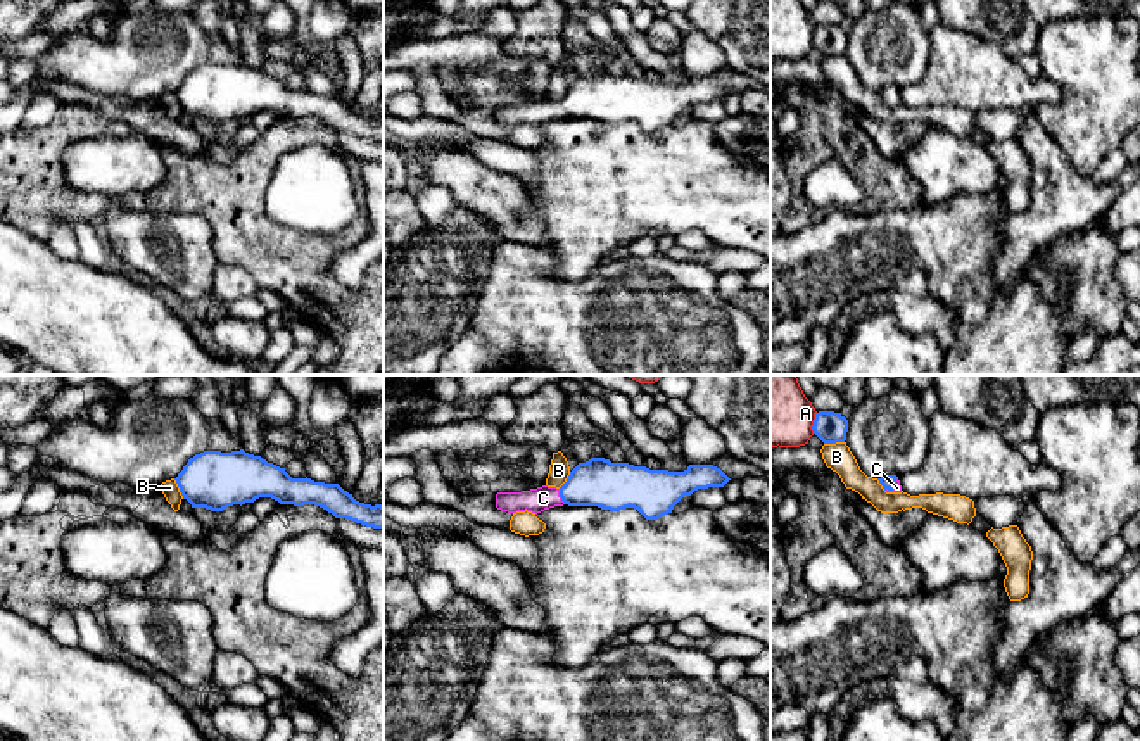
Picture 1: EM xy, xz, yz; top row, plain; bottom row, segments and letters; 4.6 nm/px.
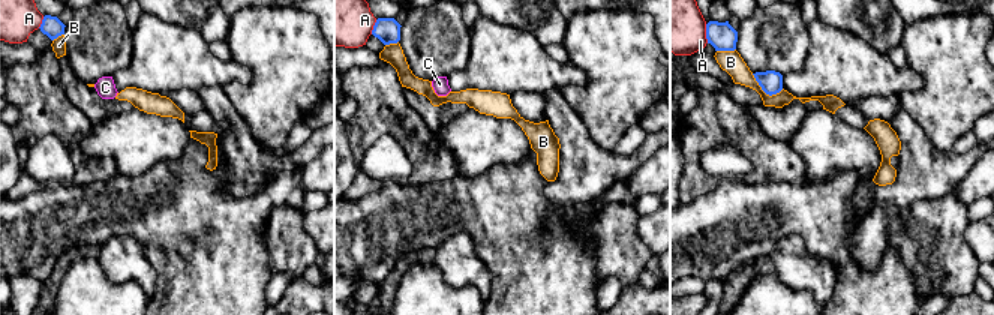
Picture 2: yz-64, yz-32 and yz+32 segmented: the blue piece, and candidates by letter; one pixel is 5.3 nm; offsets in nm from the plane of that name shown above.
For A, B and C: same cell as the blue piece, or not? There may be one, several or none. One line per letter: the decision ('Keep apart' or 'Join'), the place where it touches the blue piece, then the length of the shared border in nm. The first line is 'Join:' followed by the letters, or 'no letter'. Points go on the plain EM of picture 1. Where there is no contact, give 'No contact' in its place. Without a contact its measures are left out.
Join: C
A: Keep apart. Touches blue at yz (814, 35). Shared border 110 nm
B: Keep apart. Touches blue at xy (180, 102). Shared border 110 nm
C: Join. Touches blue at xz (560, 109). Shared border 80 nm

